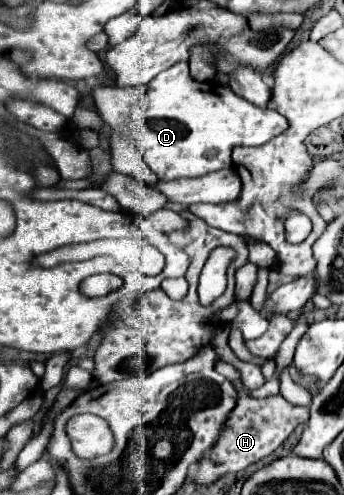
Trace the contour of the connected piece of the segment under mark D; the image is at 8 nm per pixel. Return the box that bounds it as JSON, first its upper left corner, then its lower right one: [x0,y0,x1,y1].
[129,63,287,181]

